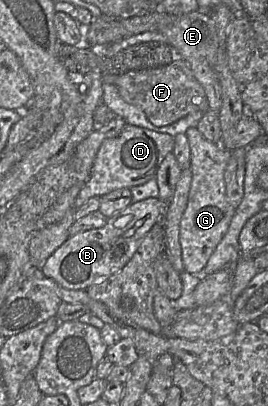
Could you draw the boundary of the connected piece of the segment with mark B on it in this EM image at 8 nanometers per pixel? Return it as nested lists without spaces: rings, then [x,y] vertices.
[[[147,198],[131,203],[110,217],[104,227],[70,236],[40,269],[46,277],[70,290],[85,290],[91,285],[102,282],[127,264],[146,234],[157,222],[161,222],[164,210],[165,204],[159,198]]]

